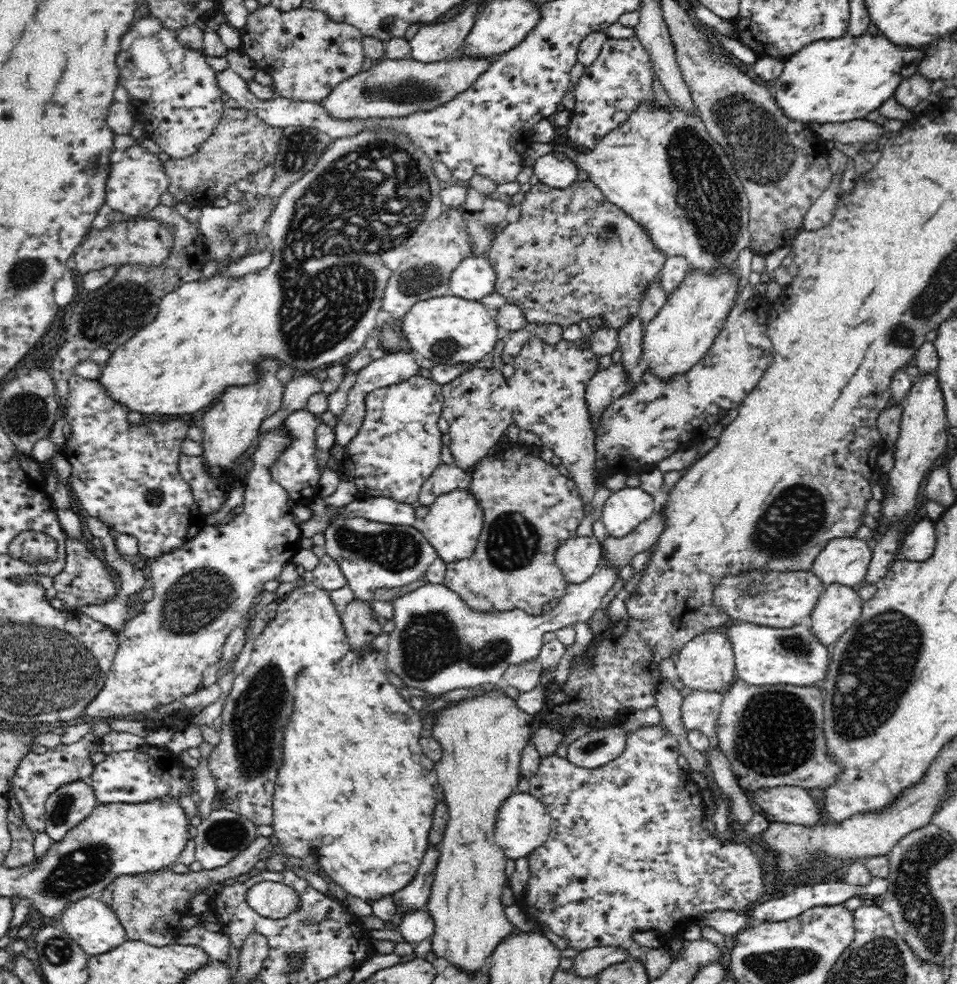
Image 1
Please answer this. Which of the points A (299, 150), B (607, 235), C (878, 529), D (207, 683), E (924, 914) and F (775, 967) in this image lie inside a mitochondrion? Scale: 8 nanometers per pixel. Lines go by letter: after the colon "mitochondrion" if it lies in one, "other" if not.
A: mitochondrion
B: mitochondrion
C: other
D: other
E: mitochondrion
F: mitochondrion

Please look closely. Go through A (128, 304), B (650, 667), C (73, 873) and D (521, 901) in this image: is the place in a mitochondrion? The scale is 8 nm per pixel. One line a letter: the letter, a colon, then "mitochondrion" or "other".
A: mitochondrion
B: other
C: mitochondrion
D: other

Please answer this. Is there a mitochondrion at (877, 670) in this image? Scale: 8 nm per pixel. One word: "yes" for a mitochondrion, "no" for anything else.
yes

